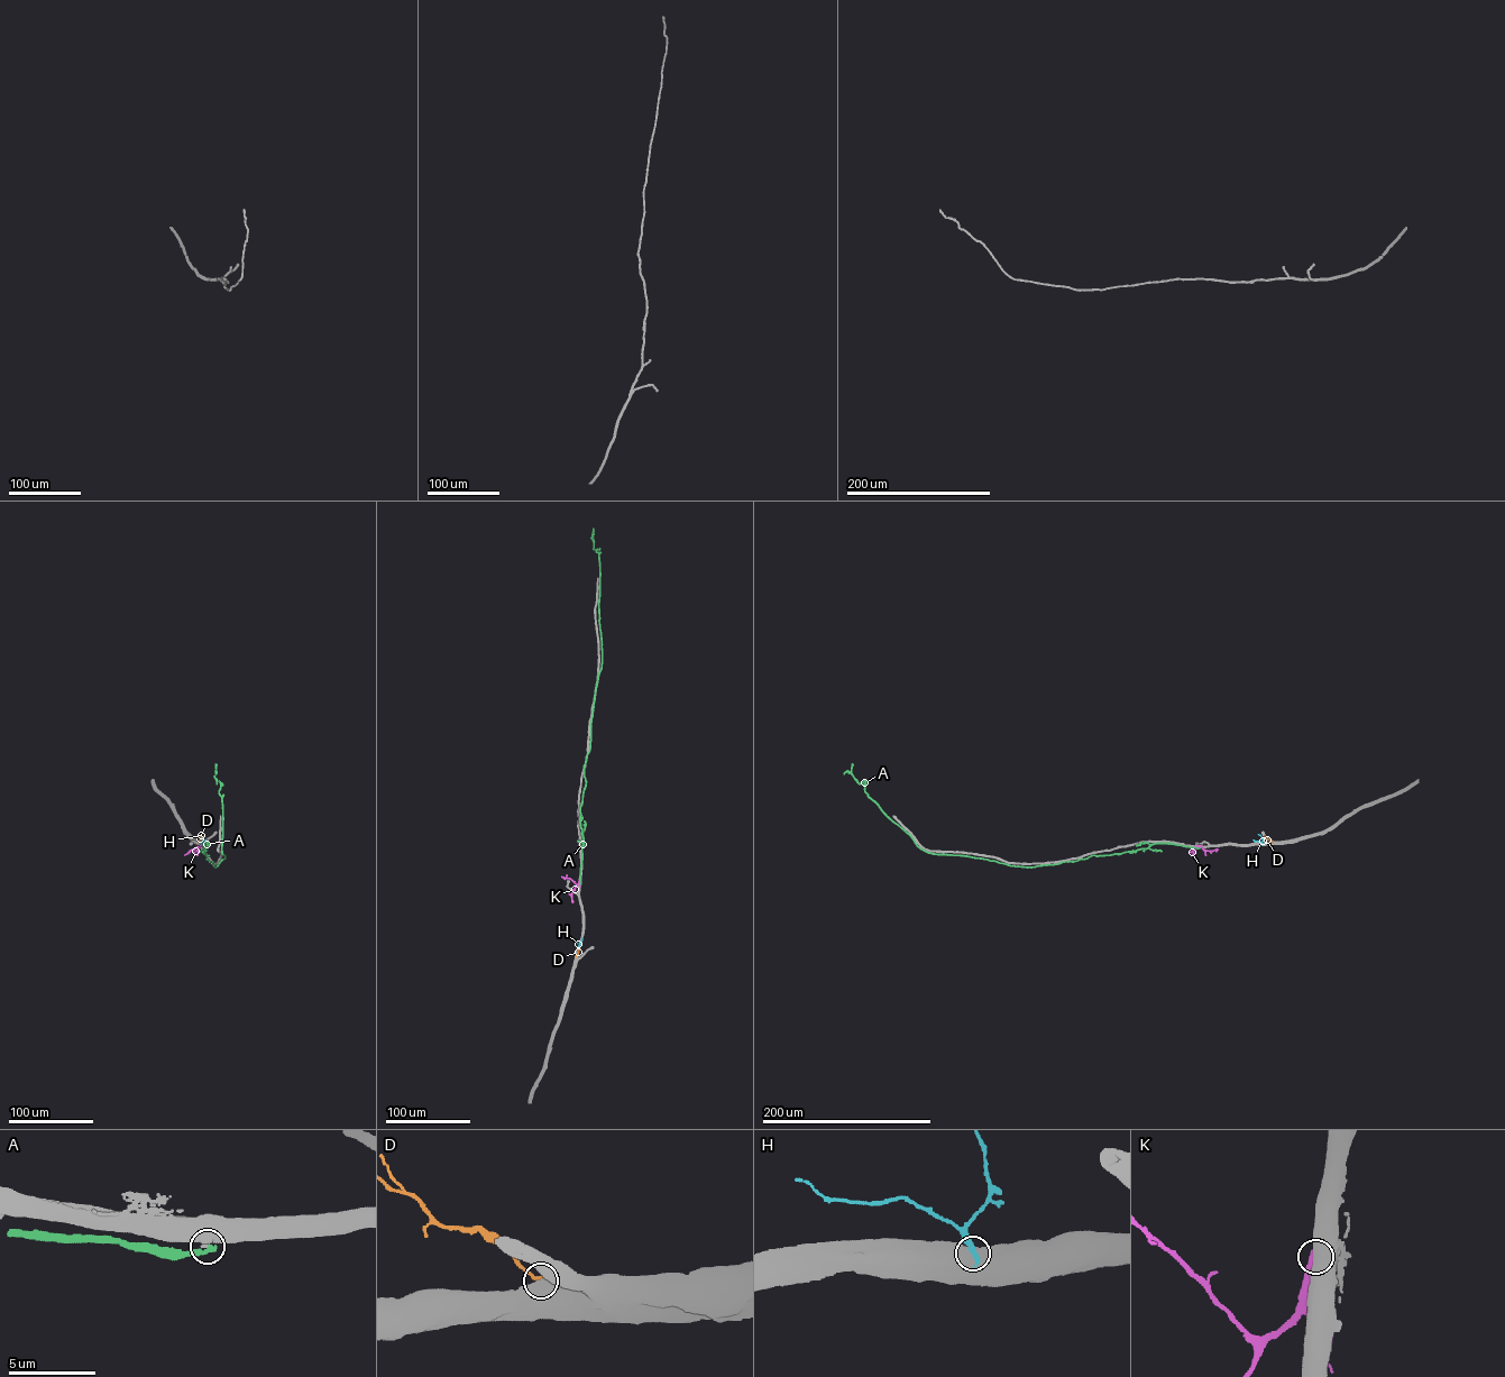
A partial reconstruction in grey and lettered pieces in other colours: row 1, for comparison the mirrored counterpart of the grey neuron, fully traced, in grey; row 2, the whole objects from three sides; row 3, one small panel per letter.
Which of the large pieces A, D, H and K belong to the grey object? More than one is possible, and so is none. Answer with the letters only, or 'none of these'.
none of these

